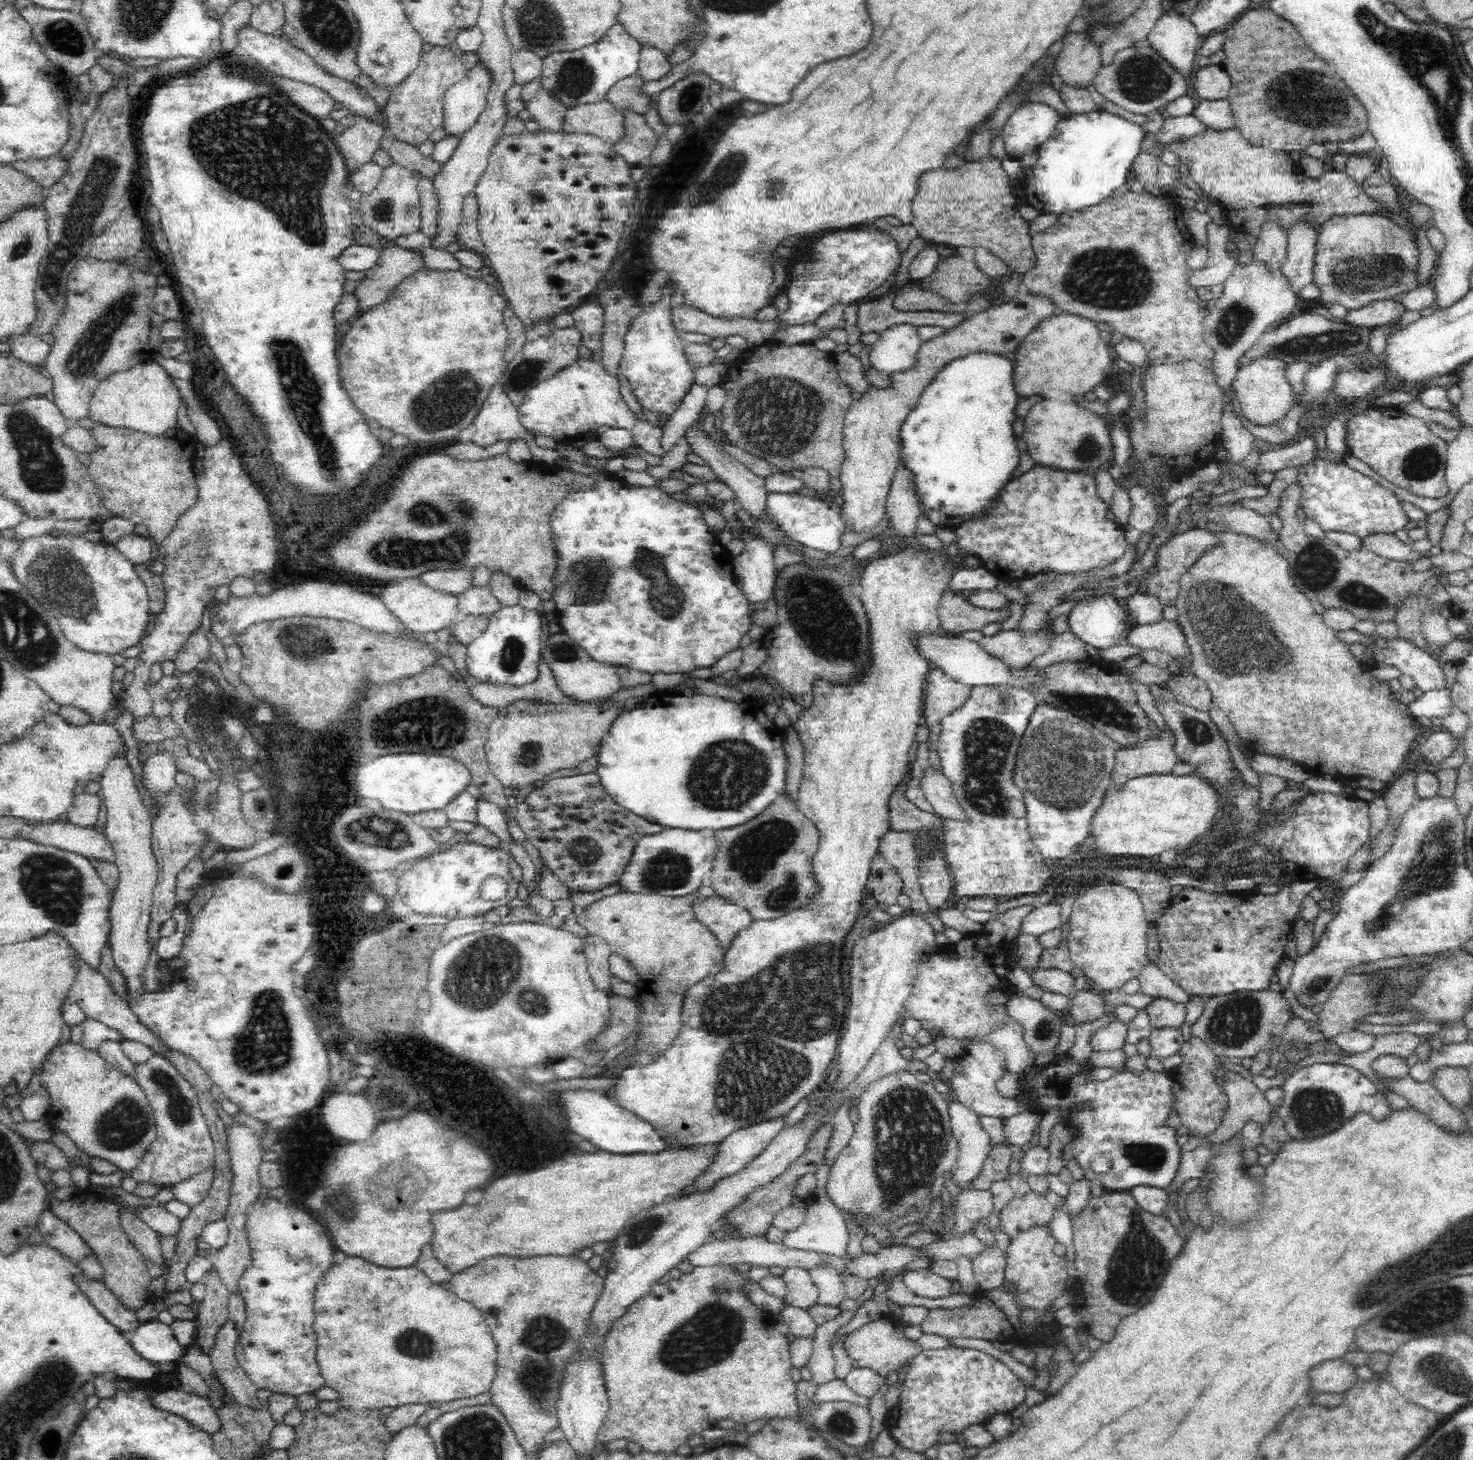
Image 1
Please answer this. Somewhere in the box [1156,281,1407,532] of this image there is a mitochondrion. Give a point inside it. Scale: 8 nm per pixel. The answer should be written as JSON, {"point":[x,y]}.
{"point":[1313,344]}

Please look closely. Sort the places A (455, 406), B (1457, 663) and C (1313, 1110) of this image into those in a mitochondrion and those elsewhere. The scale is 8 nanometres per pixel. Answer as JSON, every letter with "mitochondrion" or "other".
{"A":"mitochondrion","B":"other","C":"mitochondrion"}

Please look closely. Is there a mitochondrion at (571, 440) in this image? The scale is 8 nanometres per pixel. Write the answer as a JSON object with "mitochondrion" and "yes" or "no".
{"mitochondrion":"no"}

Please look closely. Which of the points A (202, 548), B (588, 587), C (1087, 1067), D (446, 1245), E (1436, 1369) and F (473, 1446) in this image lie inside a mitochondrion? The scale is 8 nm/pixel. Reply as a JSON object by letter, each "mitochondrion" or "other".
{"A":"mitochondrion","B":"mitochondrion","C":"other","D":"other","E":"mitochondrion","F":"mitochondrion"}

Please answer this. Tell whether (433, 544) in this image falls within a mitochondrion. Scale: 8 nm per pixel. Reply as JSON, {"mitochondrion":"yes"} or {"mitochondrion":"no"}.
{"mitochondrion":"yes"}

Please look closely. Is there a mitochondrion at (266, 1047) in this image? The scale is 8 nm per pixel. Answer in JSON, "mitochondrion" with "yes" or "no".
{"mitochondrion":"yes"}

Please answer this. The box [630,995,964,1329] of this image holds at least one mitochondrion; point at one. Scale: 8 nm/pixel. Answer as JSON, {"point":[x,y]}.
{"point":[911,1138]}

